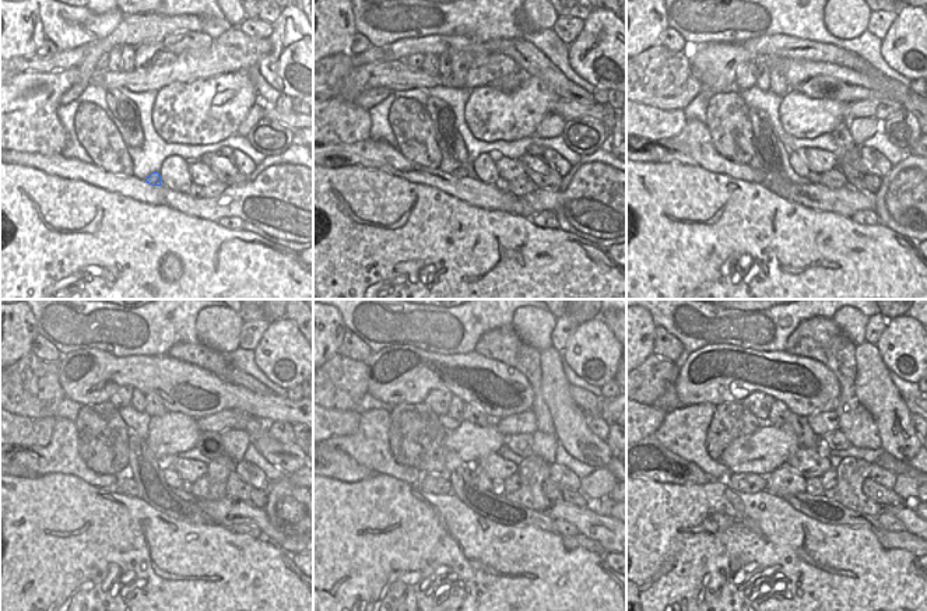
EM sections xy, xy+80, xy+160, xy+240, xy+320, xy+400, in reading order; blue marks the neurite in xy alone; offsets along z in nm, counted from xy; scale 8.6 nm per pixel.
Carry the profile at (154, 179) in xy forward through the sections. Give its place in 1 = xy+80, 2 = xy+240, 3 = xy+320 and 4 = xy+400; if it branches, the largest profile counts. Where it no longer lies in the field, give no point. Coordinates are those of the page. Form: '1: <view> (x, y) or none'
1: xy+80 (460, 172)
2: xy+240 (125, 485)
3: xy+320 (438, 484)
4: xy+400 (744, 483)

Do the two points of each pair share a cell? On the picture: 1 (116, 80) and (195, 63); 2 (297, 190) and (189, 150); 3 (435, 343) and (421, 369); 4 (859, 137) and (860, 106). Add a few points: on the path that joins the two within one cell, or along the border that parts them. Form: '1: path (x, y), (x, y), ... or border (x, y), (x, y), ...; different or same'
1: path (136, 80), (153, 78), (169, 67), (175, 67); same
2: border (287, 164), (271, 164), (248, 182); different
3: border (399, 344), (413, 344), (432, 353), (463, 354); different
4: border (848, 122), (867, 116), (874, 118), (880, 125); different

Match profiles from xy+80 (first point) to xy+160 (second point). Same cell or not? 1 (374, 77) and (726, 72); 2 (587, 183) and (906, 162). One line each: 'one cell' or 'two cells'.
1: two cells
2: two cells

